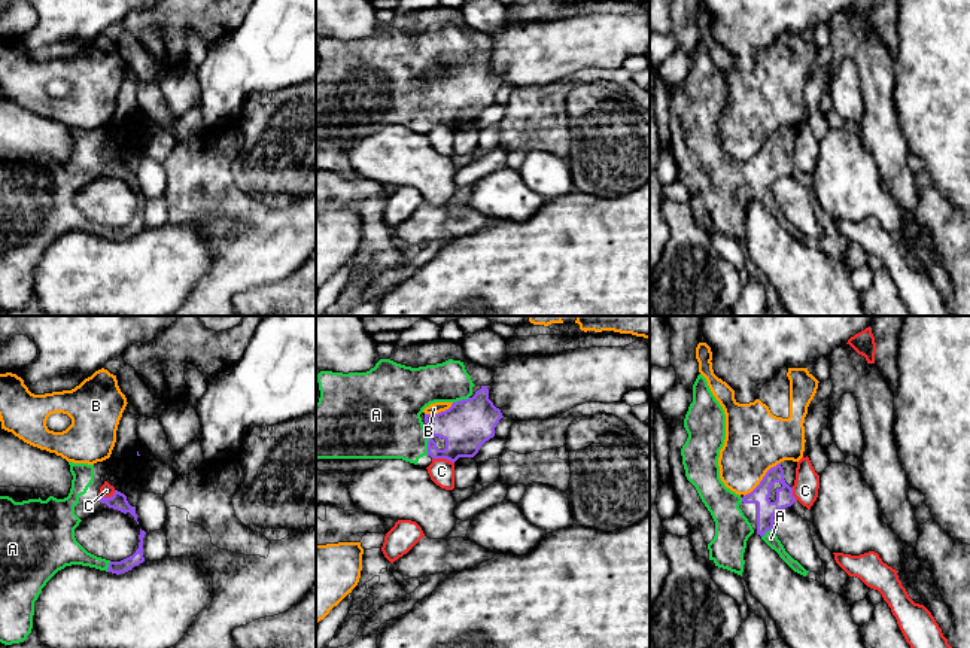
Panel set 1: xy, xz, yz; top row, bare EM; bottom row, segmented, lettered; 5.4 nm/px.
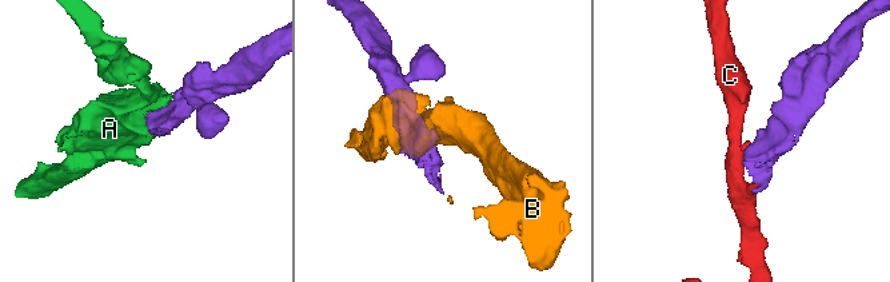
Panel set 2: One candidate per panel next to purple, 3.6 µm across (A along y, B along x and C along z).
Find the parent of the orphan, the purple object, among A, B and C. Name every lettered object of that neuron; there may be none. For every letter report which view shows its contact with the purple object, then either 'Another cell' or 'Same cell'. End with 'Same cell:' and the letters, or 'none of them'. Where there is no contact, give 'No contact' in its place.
A: Touches purple in xz. Same cell
B: Touches purple in yz. Another cell
C: Touches purple in xz. Another cell
Same cell: A

